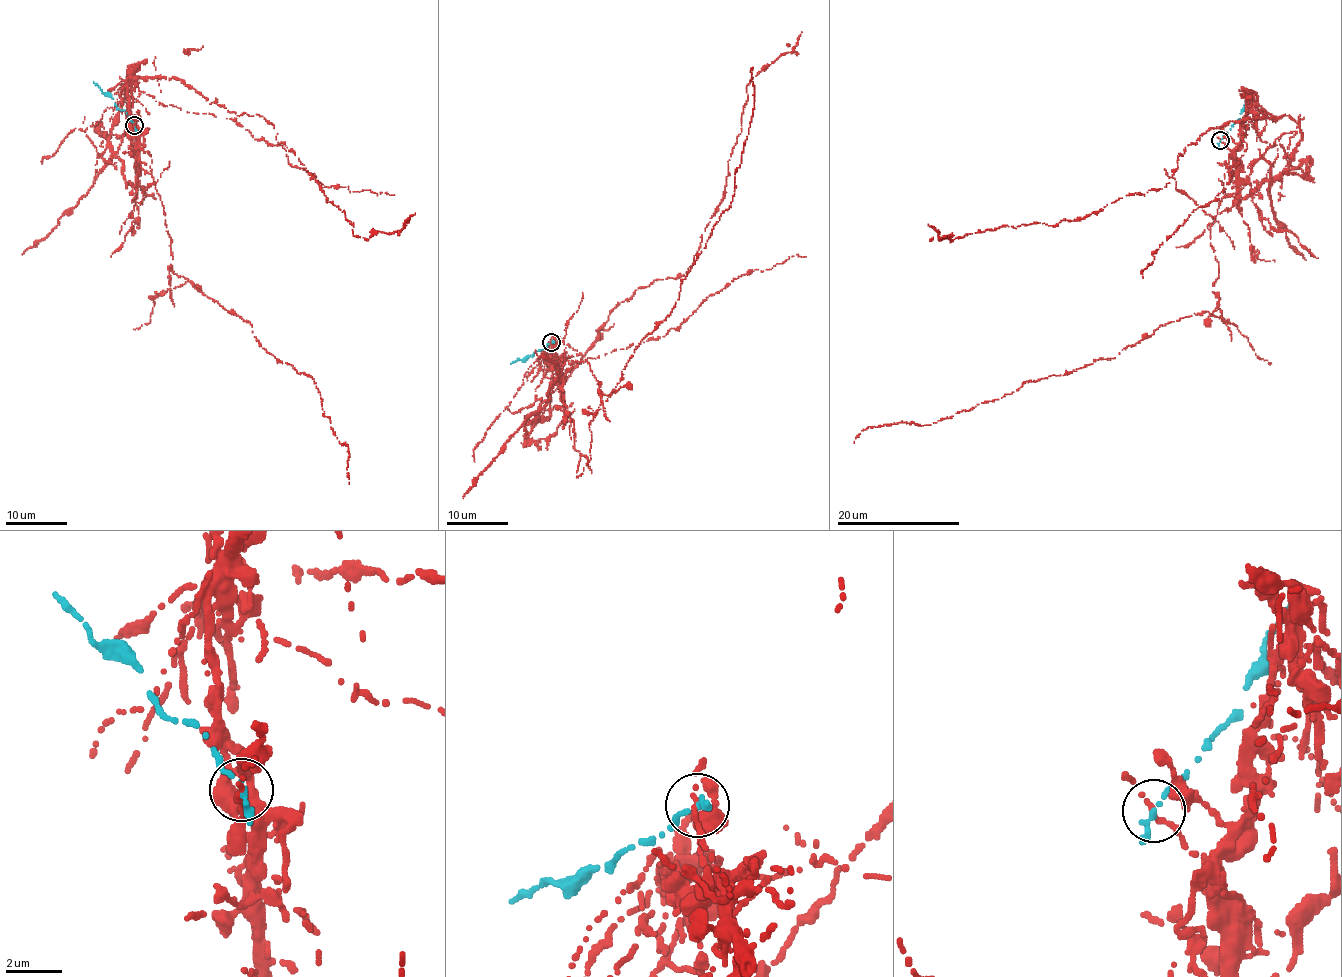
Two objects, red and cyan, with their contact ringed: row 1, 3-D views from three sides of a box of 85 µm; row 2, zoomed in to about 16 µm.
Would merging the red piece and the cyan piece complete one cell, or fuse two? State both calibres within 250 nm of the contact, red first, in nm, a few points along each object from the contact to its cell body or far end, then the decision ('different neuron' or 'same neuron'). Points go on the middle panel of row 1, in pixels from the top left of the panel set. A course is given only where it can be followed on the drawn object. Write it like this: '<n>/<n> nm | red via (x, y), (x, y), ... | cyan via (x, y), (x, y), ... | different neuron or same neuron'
140/260 nm | red via (552, 341), (560, 380), (537, 423), (610, 311), (687, 274), (725, 191), (746, 87), (801, 32) | cyan via (552, 341), (532, 356), (510, 363) | different neuron

